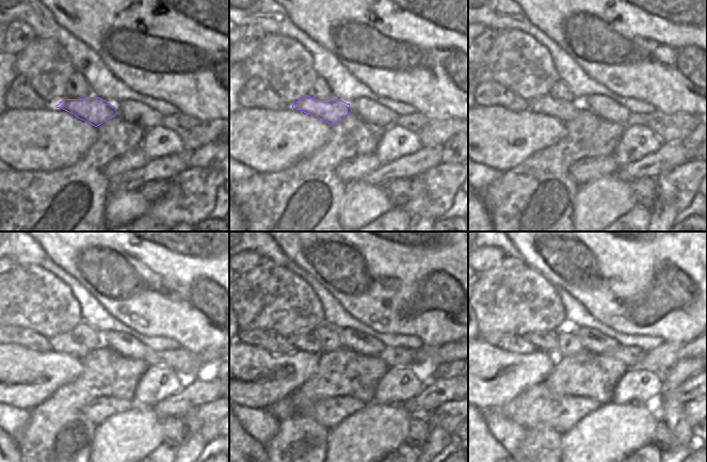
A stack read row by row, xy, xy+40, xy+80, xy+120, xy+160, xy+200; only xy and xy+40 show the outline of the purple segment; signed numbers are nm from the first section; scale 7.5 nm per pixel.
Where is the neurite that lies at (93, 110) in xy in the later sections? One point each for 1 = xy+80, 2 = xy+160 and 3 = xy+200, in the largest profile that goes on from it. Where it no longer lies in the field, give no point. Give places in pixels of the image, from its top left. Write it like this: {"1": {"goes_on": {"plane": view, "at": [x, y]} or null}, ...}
{"1": {"goes_on": {"plane": "xy+80", "at": [564, 111]}}, "2": {"goes_on": {"plane": "xy+160", "at": [308, 341]}}, "3": {"goes_on": {"plane": "xy+200", "at": [546, 340]}}}

